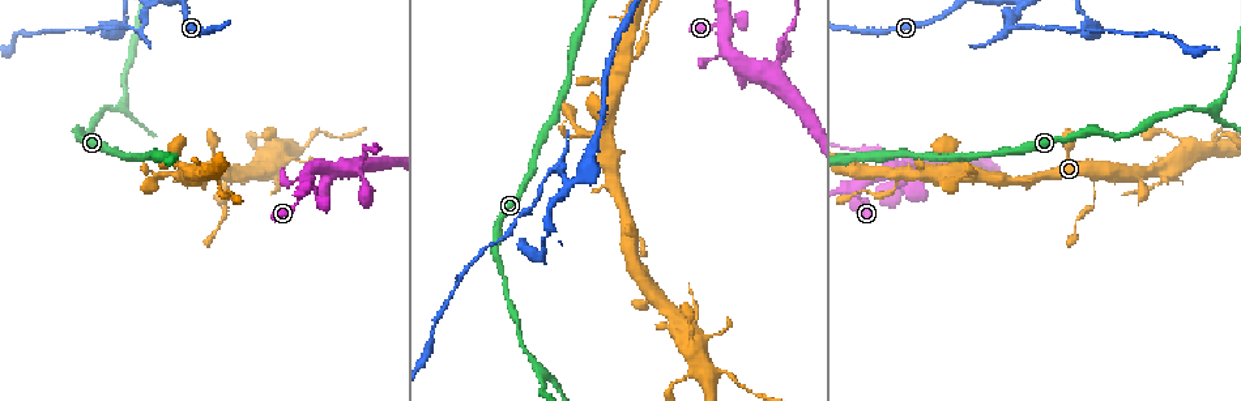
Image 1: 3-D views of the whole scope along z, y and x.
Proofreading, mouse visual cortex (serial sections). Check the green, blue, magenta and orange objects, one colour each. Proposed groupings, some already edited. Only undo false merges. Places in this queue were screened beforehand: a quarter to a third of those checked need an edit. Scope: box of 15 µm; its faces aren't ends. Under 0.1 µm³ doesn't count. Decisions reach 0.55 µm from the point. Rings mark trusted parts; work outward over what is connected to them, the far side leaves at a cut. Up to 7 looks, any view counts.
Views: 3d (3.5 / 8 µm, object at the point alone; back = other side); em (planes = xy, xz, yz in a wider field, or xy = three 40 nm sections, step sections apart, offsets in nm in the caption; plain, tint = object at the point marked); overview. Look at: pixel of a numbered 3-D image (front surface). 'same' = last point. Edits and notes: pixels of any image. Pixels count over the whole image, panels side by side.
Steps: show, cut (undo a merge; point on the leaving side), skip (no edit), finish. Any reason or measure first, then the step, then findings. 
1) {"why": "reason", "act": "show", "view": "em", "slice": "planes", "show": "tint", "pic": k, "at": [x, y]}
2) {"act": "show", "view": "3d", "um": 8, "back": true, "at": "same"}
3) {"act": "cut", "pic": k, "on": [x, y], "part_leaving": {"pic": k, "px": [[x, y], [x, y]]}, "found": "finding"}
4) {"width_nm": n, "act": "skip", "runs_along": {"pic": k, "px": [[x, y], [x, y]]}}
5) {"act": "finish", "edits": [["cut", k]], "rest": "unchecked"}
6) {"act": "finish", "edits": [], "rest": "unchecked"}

{"why": "abrupt turn", "act": "show", "view": "em", "slice": "xy", "step": 1, "show": "tint", "pic": 1, "at": [859, 200]}

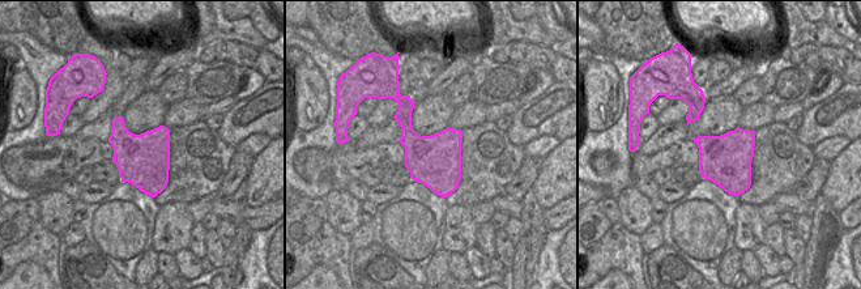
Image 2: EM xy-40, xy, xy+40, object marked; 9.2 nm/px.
{"act": "show", "view": "3d", "um": 3.5, "at": "same"}

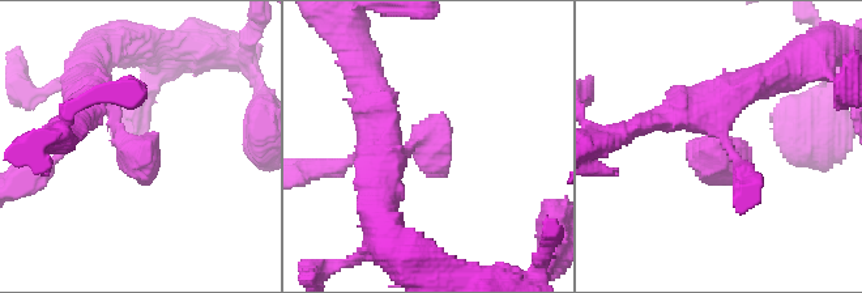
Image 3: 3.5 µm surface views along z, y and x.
{"act": "skip", "runs_along": {"pic": 3, "px": [[88, 101], [156, 165]]}, "found": "continuous, no second cell"}

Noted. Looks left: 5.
{"why": "four arms meet", "act": "show", "view": "3d", "um": 3.5, "pic": 1, "at": [772, 66]}

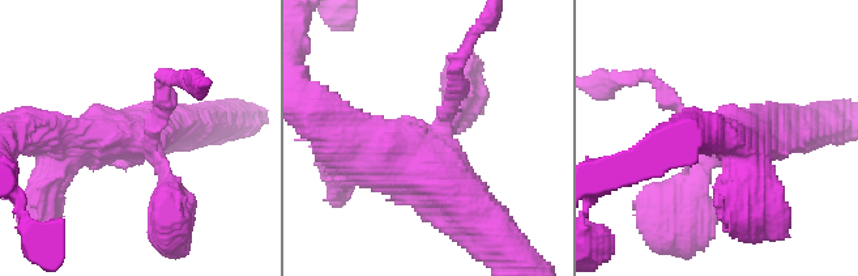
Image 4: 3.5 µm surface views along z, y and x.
{"act": "show", "view": "em", "slice": "xy", "step": 5, "show": "tint", "pic": 4, "at": [434, 142]}

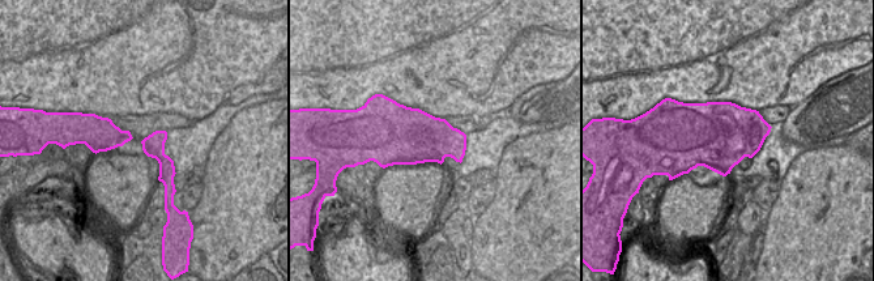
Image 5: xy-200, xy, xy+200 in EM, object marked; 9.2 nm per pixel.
{"arm_widths_nm": [150, 200, 500, 500], "act": "cut", "pic": 4, "on": [666, 98], "part_leaving": {"pic": 4, "px": [[153, 132], [161, 76], [190, 76]]}, "found": "a second cell is stuck on"}

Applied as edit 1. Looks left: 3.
{"act": "show", "view": "3d", "um": 8, "pic": 1, "at": [695, 355]}

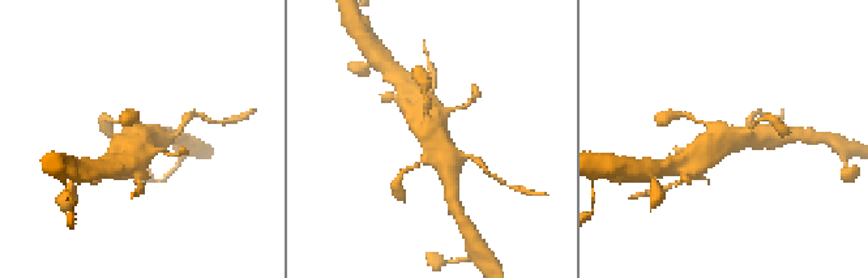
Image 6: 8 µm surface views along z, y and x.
{"act": "show", "view": "em", "slice": "xy", "step": 5, "show": "tint", "pic": 6, "at": [436, 132]}

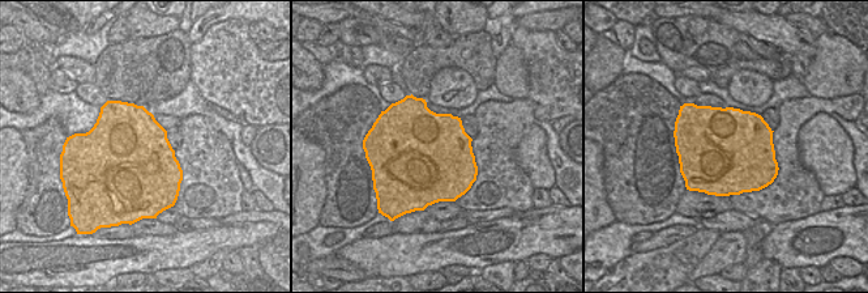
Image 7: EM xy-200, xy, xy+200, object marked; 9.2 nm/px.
{"act": "skip", "runs_along": {"pic": 6, "px": [[413, 97], [435, 140], [448, 153]]}, "found": "continuous, no second cell"}

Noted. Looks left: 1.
{"act": "finish", "edits": [["cut", 4]], "rest": "unchecked"}

